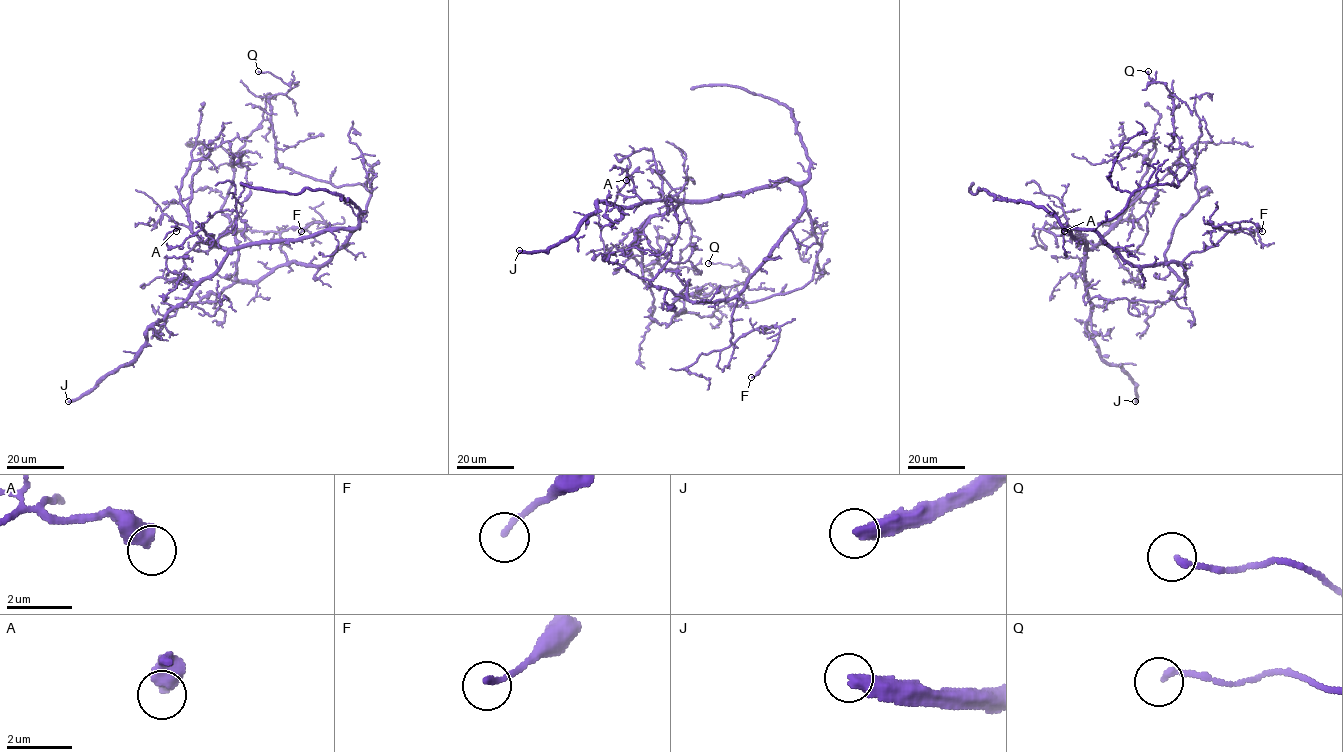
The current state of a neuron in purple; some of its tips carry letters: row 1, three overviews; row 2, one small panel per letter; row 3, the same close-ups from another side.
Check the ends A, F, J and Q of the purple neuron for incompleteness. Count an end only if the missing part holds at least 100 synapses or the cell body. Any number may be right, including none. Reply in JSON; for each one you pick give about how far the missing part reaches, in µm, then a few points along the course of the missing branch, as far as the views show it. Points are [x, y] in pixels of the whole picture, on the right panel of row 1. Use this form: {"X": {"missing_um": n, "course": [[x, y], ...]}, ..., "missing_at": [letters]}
{"J": {"missing_um": 110}, "missing_at": ["J"]}

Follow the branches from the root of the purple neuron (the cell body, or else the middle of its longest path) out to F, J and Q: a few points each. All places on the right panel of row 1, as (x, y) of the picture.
F: (1092, 231), (1124, 259), (1141, 266), (1181, 262), (1213, 246), (1227, 231), (1211, 223), (1251, 221), (1262, 231)
J: (1092, 231), (1065, 228), (1084, 244), (1088, 336), (1106, 362), (1129, 376), (1135, 401)
Q: (1092, 231), (1135, 191), (1177, 187), (1190, 169), (1173, 98), (1162, 83), (1148, 83), (1148, 71)

